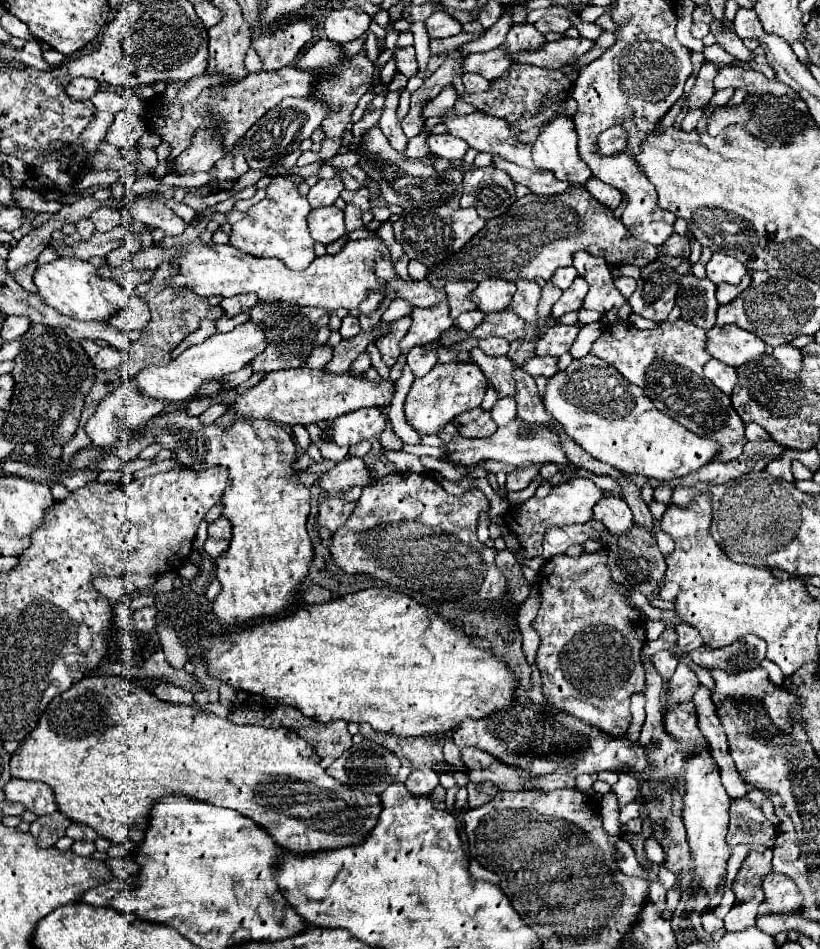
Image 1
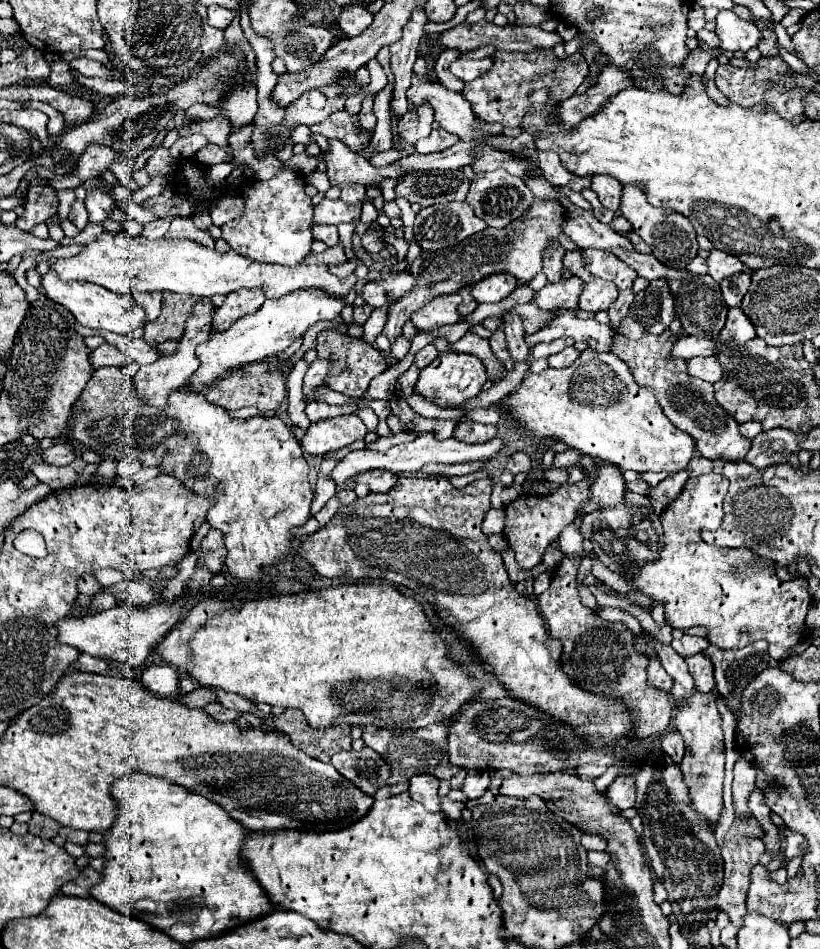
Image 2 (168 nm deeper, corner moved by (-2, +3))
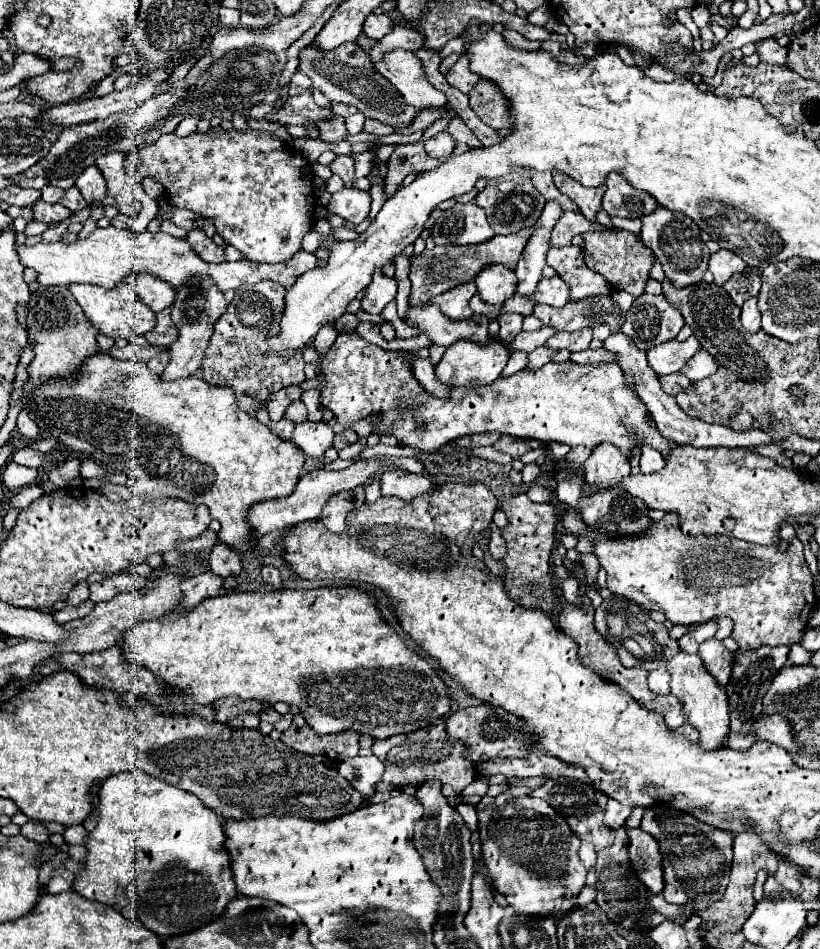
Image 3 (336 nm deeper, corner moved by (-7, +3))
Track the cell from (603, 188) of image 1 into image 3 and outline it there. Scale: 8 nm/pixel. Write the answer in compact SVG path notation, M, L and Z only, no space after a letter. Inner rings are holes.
M609 173L609 177L605 179L605 195L603 195L603 209L613 217L631 217L637 219L641 215L651 213L657 203L653 201L653 197L649 197L649 193L633 189L623 177L619 177L617 173Z

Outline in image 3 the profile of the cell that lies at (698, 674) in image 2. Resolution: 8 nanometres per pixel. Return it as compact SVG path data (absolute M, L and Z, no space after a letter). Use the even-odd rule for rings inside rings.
M709 639L701 645L699 649L699 657L703 659L705 669L709 669L709 673L713 673L715 681L723 687L729 681L731 675L731 665L733 665L733 653L727 651L721 641L717 639Z

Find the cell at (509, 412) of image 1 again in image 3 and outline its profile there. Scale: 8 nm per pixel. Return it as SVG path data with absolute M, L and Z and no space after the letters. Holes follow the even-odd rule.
M543 325L539 331L533 331L533 333L525 333L525 331L521 331L519 337L515 337L513 341L507 343L507 347L509 347L511 351L523 351L523 353L529 353L529 351L541 347L553 333L555 333L555 331L553 331L551 327L545 327L545 325Z

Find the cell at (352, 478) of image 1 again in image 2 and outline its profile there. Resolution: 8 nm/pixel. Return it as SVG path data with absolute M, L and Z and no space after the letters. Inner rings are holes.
M372 469L372 473L362 473L362 477L352 479L352 481L354 483L366 483L372 493L388 493L392 487L398 485L398 475Z

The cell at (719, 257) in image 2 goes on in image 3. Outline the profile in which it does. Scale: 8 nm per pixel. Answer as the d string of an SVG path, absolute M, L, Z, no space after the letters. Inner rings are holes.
M719 249L709 259L709 271L715 277L715 285L725 285L725 281L729 281L735 273L741 273L743 269L745 261L727 249Z

